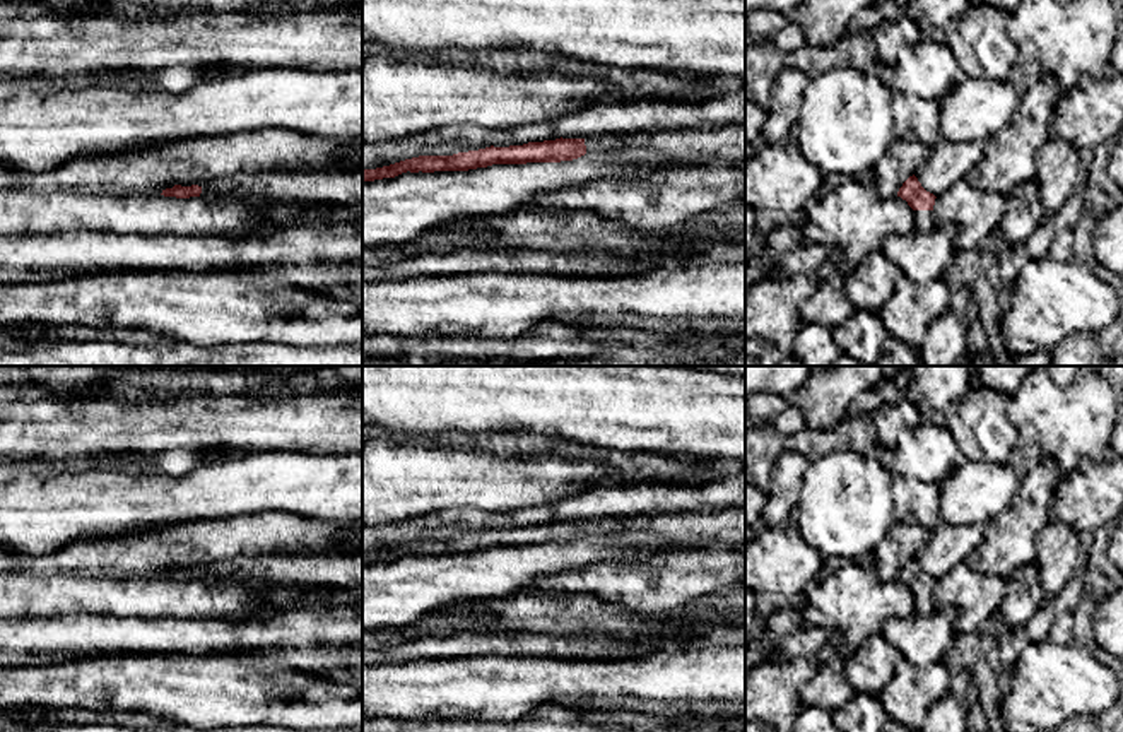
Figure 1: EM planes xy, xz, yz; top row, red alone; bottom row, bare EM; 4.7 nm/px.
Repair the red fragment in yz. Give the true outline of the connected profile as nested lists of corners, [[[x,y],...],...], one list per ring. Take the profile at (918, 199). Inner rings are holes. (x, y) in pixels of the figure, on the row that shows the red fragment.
[[[909,176],[897,192],[897,197],[908,202],[914,210],[914,231],[928,233],[937,226],[933,215],[935,195],[926,192],[918,178]]]

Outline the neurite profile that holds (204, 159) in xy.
[[[265,128],[85,152],[44,173],[21,173],[17,186],[41,192],[152,197],[166,188],[210,186],[239,174],[361,173],[362,139],[333,140]]]

